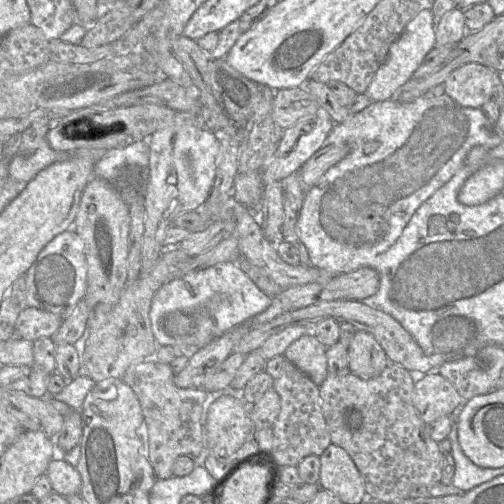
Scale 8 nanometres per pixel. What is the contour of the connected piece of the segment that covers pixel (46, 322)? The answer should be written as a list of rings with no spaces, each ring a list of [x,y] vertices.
[[[26,307],[20,312],[14,328],[23,339],[35,341],[43,337],[53,338],[61,323],[61,318],[52,312]]]

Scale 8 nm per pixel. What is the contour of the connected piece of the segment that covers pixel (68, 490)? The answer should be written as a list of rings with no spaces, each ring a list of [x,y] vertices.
[[[61,456],[53,458],[46,470],[53,492],[62,496],[80,493],[81,476],[76,467],[70,465]]]

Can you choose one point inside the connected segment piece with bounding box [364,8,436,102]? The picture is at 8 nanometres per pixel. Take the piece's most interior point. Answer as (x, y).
(405, 55)

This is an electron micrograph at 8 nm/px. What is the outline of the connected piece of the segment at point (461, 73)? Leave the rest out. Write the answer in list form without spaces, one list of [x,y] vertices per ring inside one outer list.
[[[467,63],[450,73],[443,84],[445,93],[459,105],[468,108],[480,108],[492,99],[495,87],[502,83],[498,71],[478,63]]]

